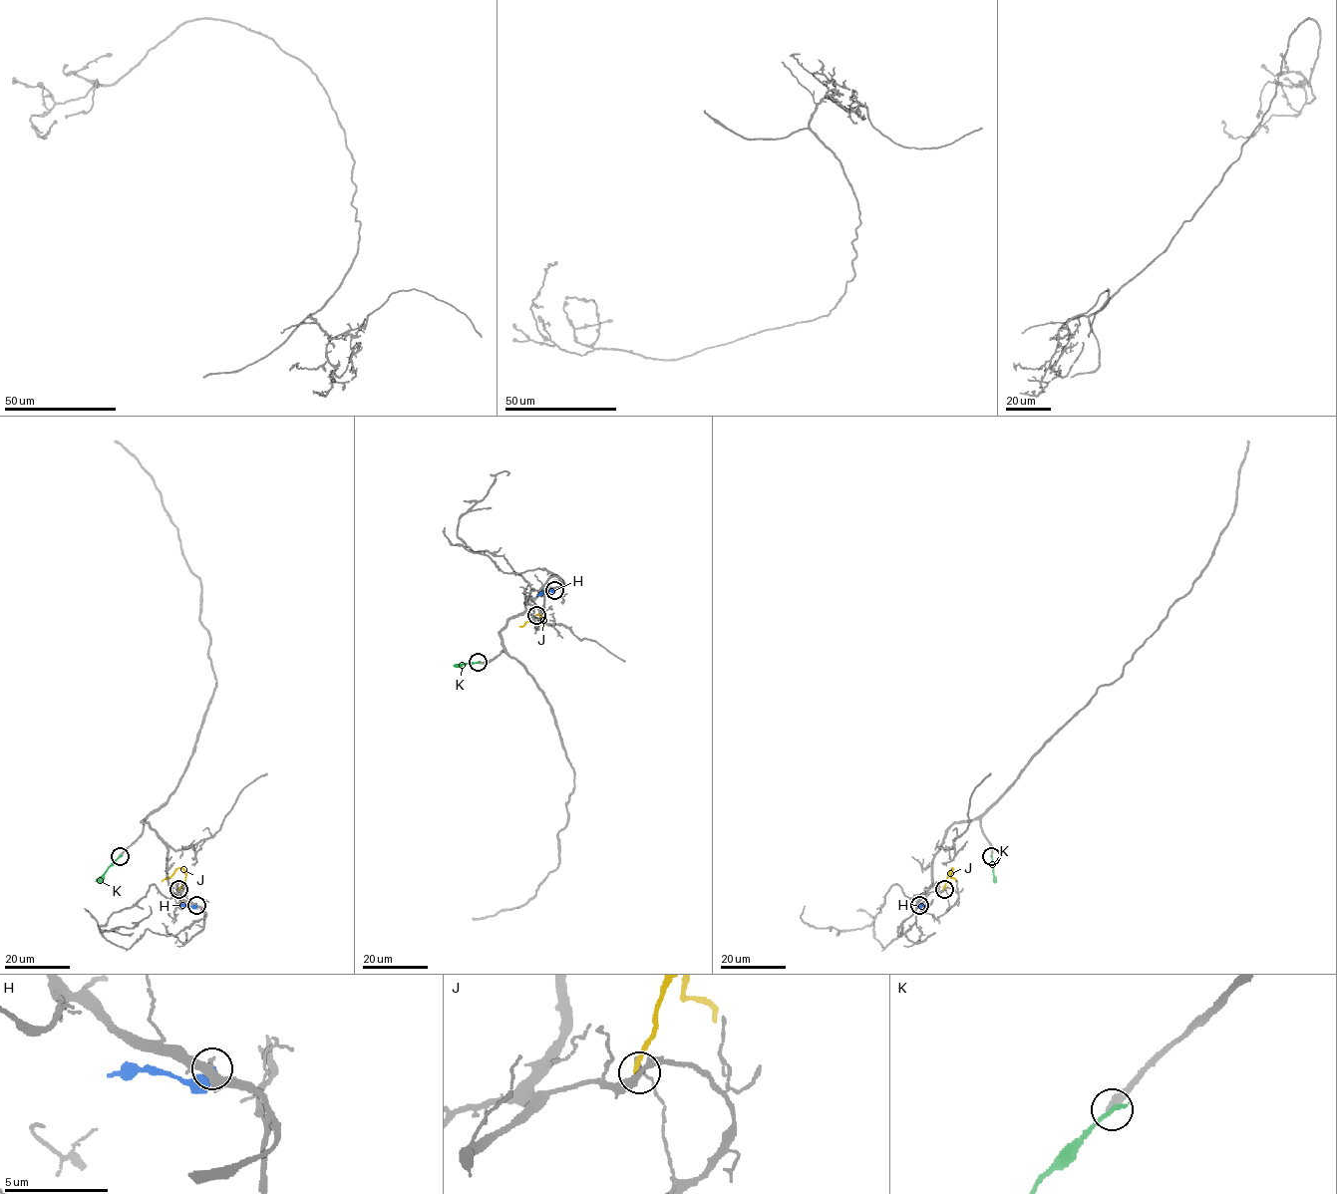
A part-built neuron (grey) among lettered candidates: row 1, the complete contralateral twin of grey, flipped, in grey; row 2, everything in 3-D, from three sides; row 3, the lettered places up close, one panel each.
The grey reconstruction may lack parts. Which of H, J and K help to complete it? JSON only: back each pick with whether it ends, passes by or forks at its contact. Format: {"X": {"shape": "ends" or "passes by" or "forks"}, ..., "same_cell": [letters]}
{"same_cell": []}

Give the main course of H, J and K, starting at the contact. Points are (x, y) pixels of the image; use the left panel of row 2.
H: (195, 904), (179, 906)
J: (177, 889), (185, 880), (182, 868), (161, 882)
K: (120, 856), (98, 882)

